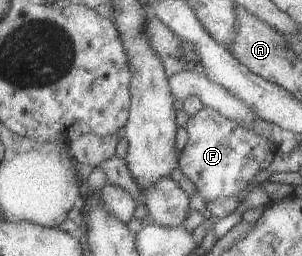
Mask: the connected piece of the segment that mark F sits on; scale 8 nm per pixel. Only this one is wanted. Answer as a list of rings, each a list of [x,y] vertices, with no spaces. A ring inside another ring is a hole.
[[[204,105],[198,112],[188,116],[184,128],[188,138],[178,154],[178,168],[194,184],[196,195],[204,202],[239,194],[250,184],[253,176],[267,169],[277,156],[275,146],[269,140]]]

